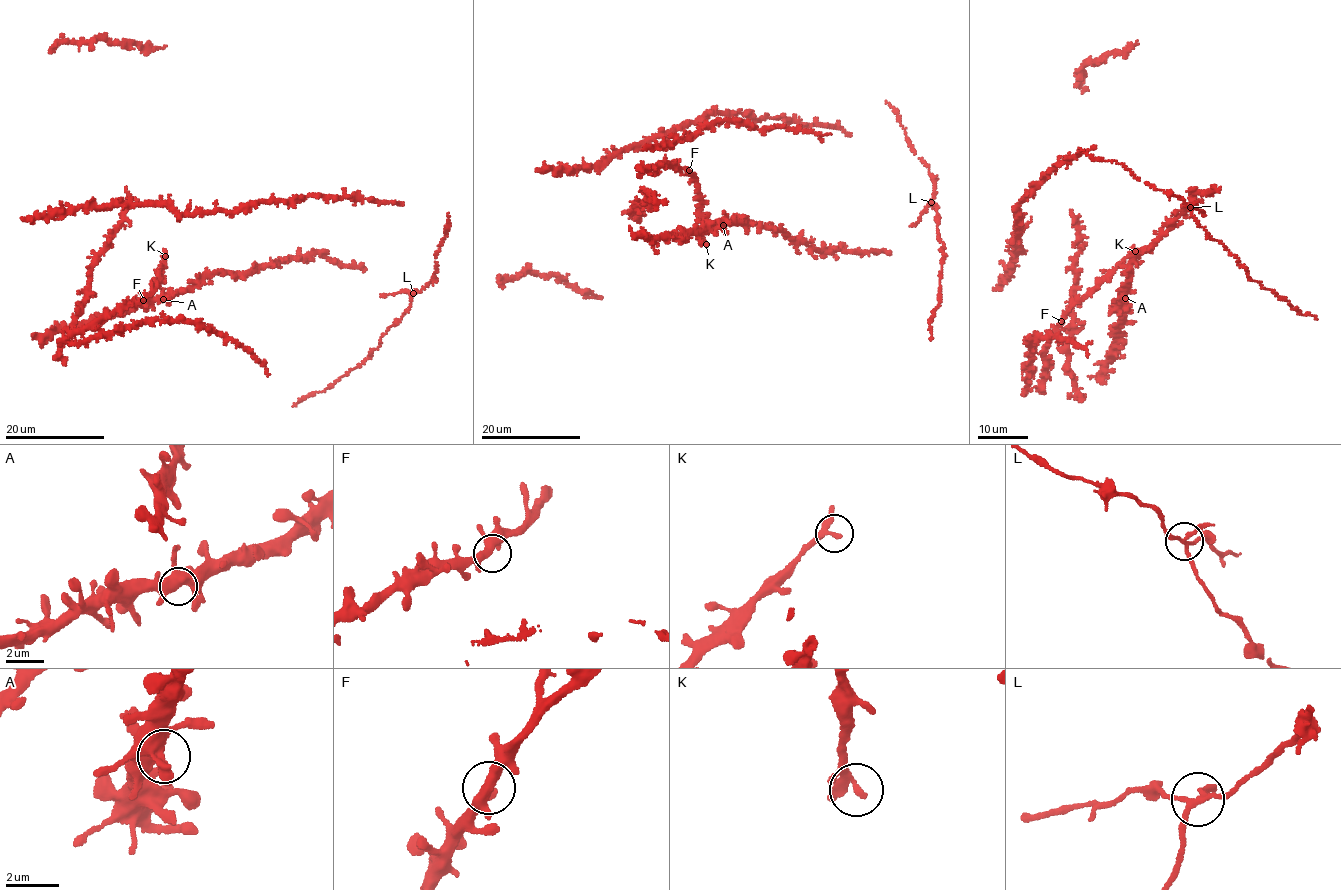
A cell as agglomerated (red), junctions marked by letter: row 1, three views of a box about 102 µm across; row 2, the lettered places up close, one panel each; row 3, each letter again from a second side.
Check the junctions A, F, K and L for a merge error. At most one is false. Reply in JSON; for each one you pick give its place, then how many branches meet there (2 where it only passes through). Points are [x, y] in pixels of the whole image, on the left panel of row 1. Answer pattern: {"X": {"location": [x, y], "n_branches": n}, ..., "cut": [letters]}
{"L": {"location": [413, 293], "n_branches": 4}, "cut": ["L"]}

